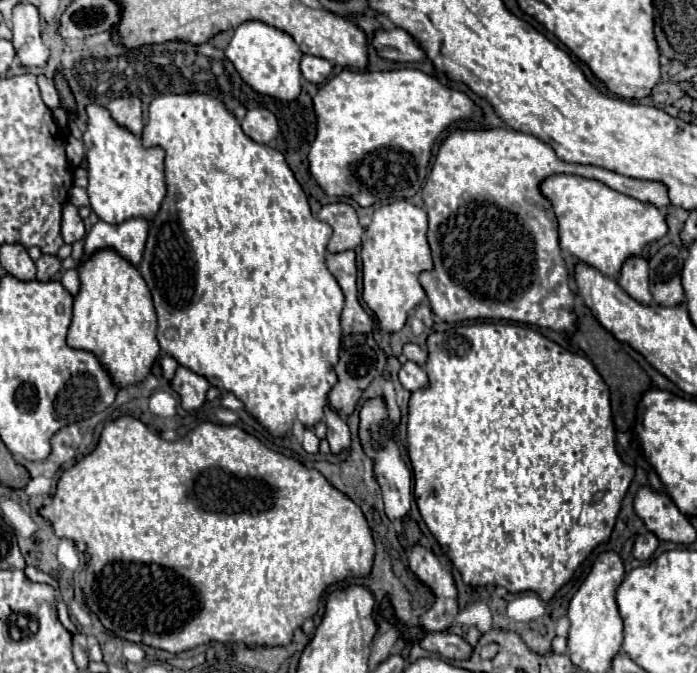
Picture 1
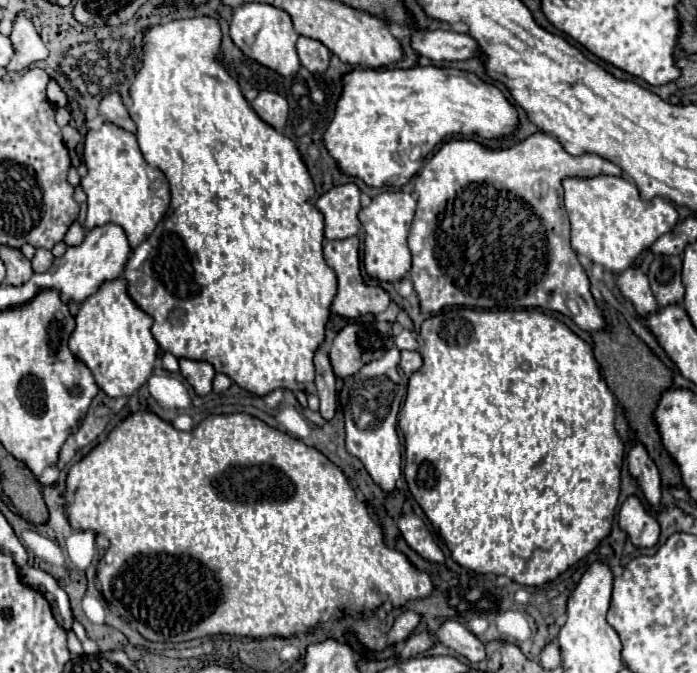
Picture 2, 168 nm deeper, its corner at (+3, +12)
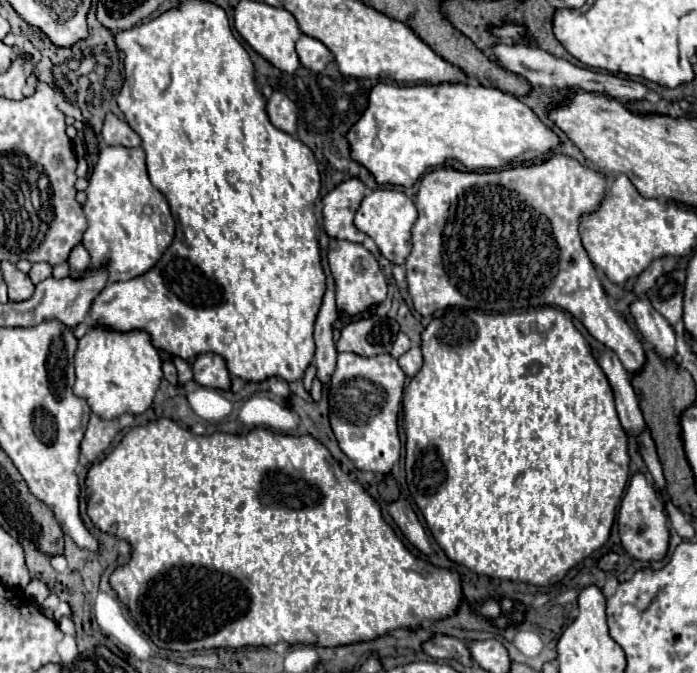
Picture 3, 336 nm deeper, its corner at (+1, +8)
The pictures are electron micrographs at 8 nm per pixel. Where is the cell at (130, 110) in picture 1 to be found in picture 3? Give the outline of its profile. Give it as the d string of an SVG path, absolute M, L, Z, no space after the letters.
M114 114L106 116L102 140L108 146L126 146L126 148L138 148L142 144L140 136L124 120L118 120Z

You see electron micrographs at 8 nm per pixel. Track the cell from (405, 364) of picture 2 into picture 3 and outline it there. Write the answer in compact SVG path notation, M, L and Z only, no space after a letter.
M418 346L410 348L406 354L402 354L402 356L398 358L398 364L400 364L400 368L406 372L406 376L412 378L412 376L422 368L422 352L420 352L420 348L418 348Z

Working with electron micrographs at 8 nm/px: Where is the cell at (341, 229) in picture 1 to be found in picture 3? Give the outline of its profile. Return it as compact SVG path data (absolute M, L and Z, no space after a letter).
M350 178L322 198L322 228L326 228L330 238L364 242L366 234L354 226L354 214L364 198L364 190L366 188L358 178Z

